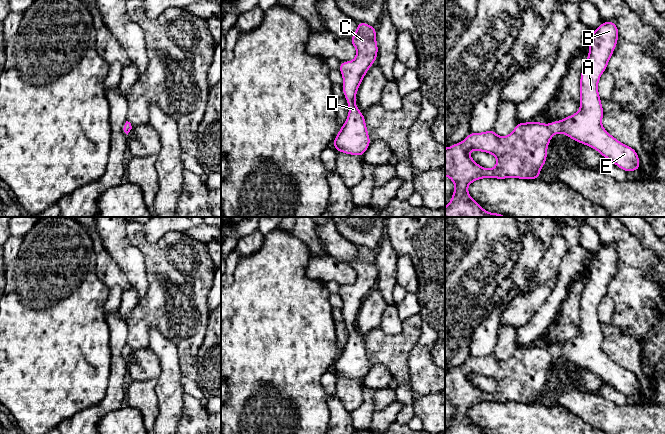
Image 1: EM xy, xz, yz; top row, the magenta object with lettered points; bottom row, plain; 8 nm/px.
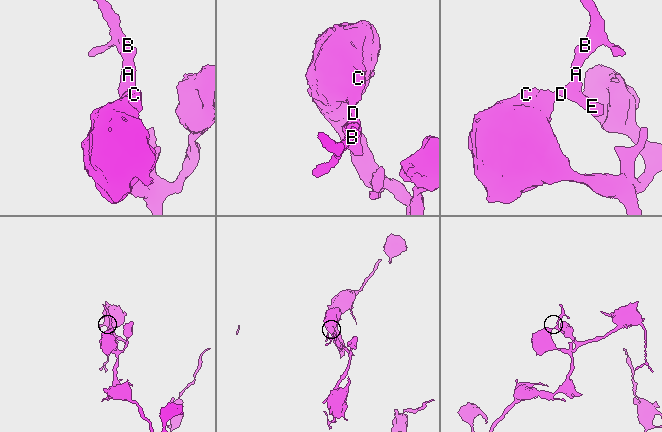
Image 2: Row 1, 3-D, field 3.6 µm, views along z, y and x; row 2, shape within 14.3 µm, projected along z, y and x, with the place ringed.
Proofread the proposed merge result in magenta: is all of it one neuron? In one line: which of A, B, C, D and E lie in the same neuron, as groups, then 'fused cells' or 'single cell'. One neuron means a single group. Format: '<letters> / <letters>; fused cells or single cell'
A B C D E; single cell

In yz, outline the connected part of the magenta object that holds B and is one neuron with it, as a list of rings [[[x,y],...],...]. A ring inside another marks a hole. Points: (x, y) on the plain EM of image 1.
[[[614,245],[602,246],[592,256],[588,265],[589,278],[580,301],[580,334],[577,337],[551,348],[542,348],[539,345],[518,346],[513,356],[505,361],[498,360],[493,353],[481,357],[470,356],[464,365],[445,372],[445,400],[455,409],[451,426],[445,434],[484,434],[467,415],[470,407],[482,402],[540,403],[540,393],[546,388],[549,366],[557,357],[564,357],[568,362],[592,371],[626,397],[640,395],[640,384],[635,373],[610,359],[601,347],[604,335],[599,321],[598,306],[616,272],[618,259],[618,251]],[[471,373],[493,378],[497,383],[496,390],[487,393],[478,389],[468,378]]]

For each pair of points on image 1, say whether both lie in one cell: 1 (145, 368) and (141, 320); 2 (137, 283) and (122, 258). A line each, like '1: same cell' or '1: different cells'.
1: different cells
2: same cell

